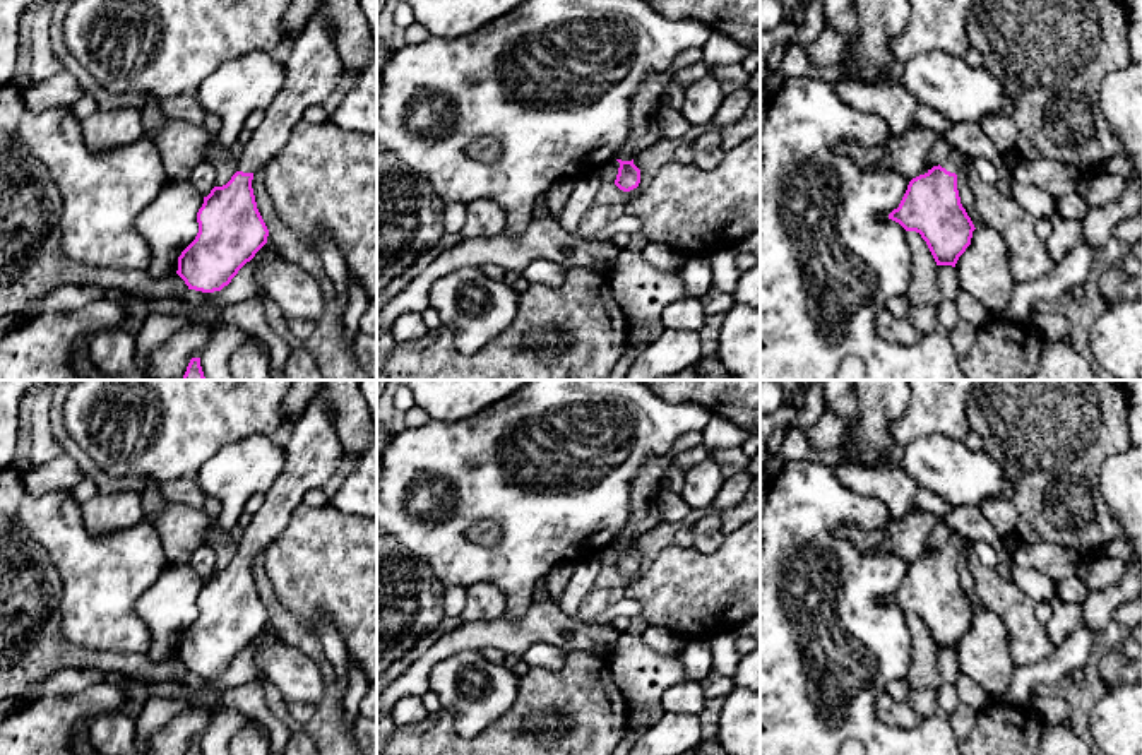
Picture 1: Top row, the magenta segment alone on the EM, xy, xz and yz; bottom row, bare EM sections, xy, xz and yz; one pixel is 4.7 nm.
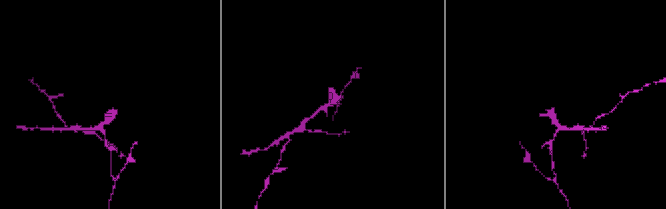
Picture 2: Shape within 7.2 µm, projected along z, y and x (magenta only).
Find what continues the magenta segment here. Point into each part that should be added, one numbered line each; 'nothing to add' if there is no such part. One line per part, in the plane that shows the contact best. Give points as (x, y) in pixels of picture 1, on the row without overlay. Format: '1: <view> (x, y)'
1: yz (954, 543)

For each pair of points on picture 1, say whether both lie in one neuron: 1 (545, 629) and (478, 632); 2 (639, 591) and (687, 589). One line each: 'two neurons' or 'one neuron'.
1: one neuron
2: one neuron

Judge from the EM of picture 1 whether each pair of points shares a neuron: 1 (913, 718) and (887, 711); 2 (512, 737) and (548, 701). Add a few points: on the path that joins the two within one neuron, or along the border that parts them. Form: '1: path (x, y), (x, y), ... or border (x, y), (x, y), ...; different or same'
1: path (906, 718), (894, 713); same
2: path (521, 728), (540, 709); same

